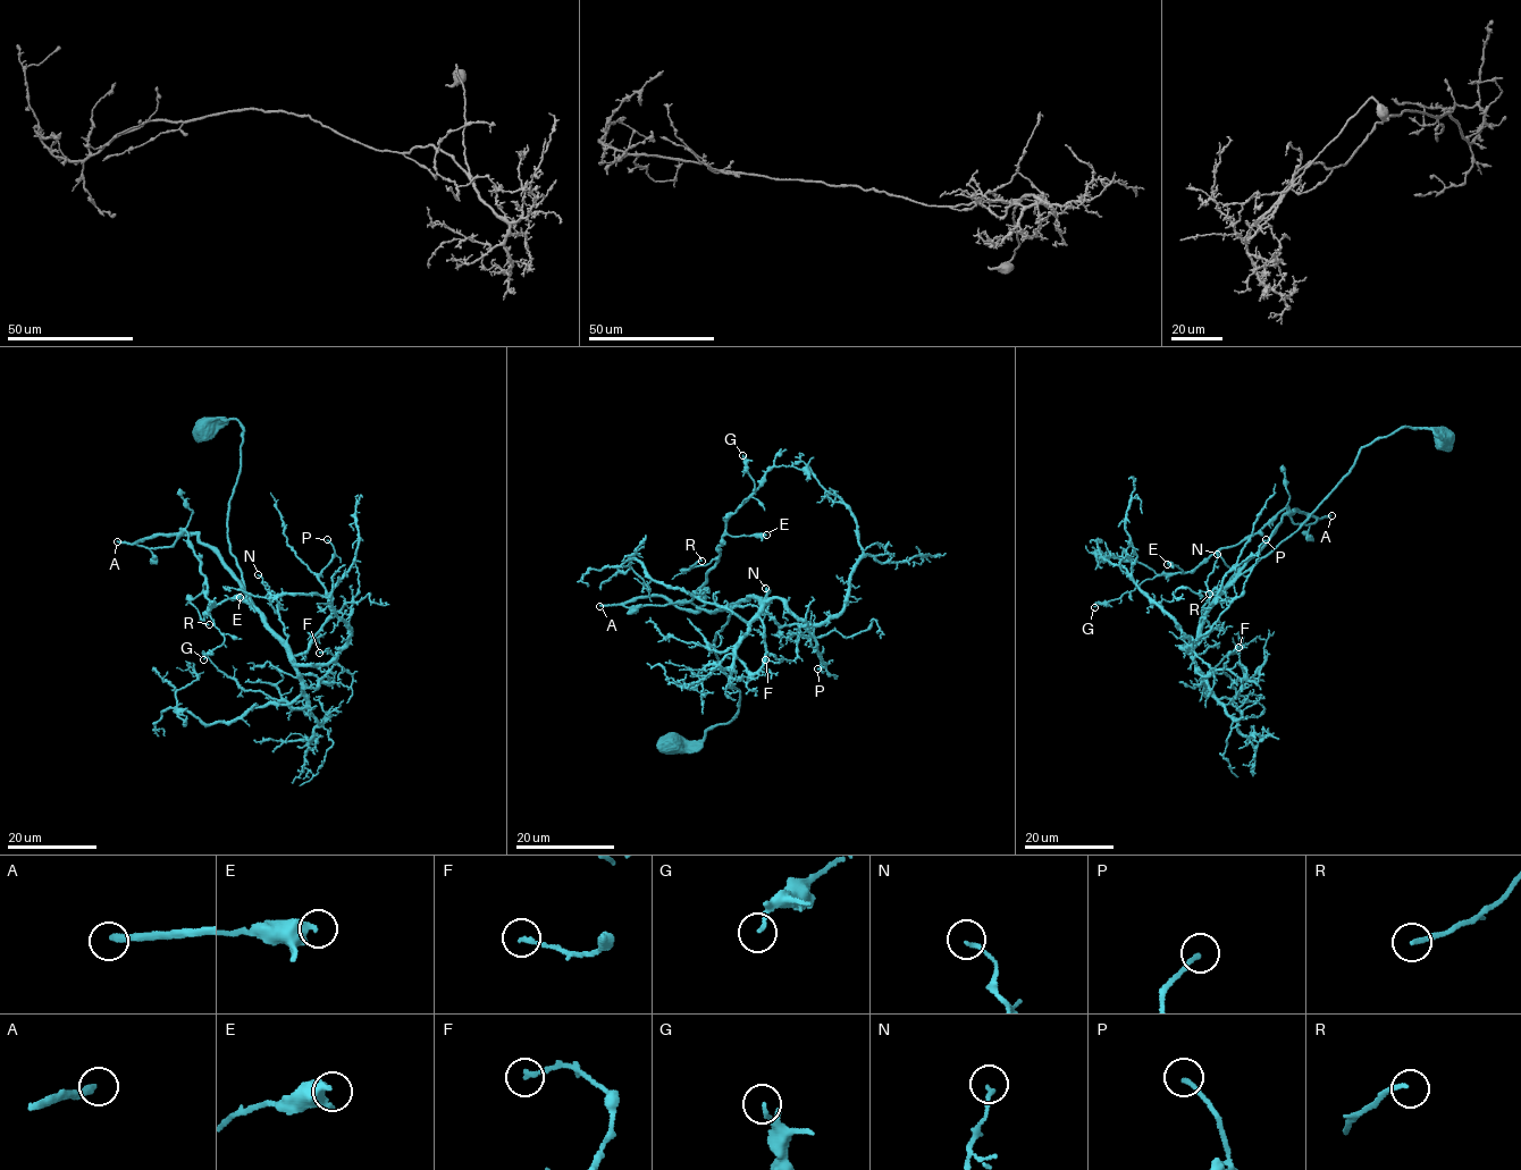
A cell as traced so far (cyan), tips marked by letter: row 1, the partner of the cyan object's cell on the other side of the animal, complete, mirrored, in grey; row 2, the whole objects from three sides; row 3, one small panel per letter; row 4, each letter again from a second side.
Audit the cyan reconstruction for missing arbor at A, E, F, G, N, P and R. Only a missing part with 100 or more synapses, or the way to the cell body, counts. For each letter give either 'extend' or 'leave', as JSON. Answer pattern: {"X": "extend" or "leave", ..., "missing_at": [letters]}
{"A": "extend", "E": "leave", "F": "leave", "G": "leave", "N": "leave", "P": "leave", "R": "leave", "missing_at": ["A"]}

